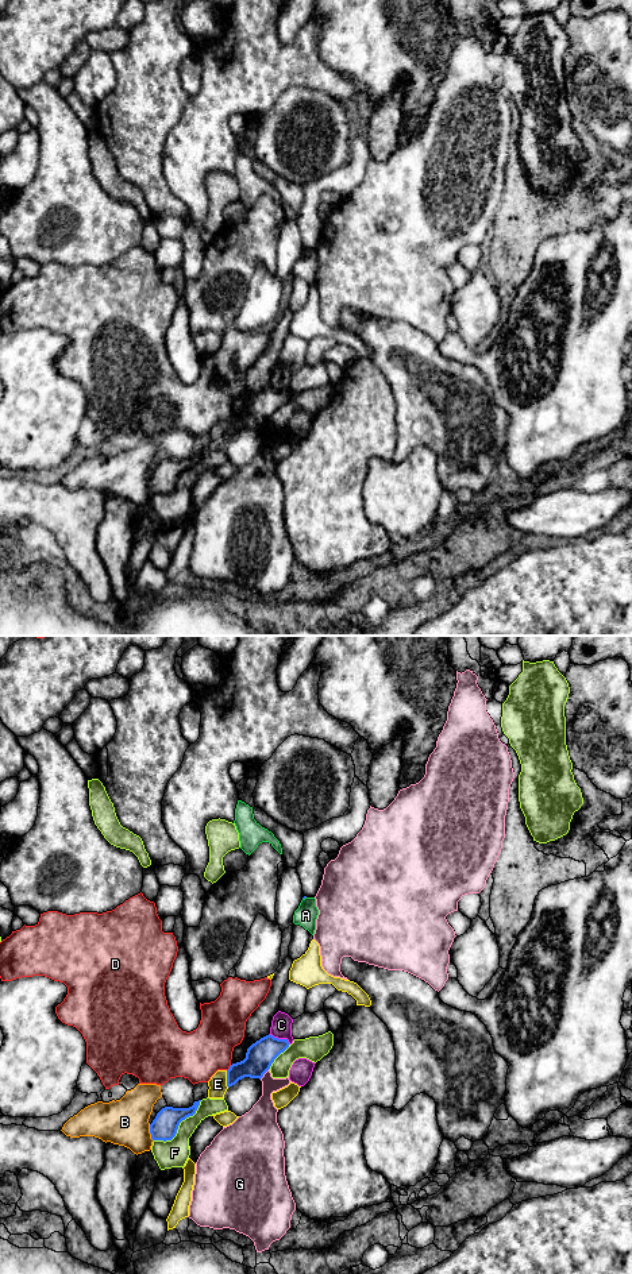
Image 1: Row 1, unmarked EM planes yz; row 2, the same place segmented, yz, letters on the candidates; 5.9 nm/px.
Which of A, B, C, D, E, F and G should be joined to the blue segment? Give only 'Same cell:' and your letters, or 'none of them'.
Same cell: none of them

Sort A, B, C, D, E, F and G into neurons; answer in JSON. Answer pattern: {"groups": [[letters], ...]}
{"groups": [["A"], ["B"], ["C"], ["D"], ["E"], ["F"], ["G"]]}

